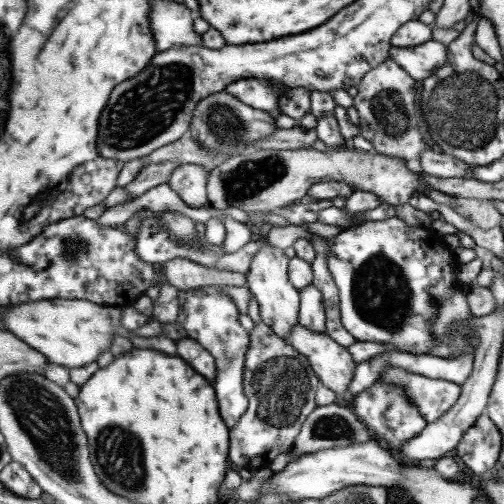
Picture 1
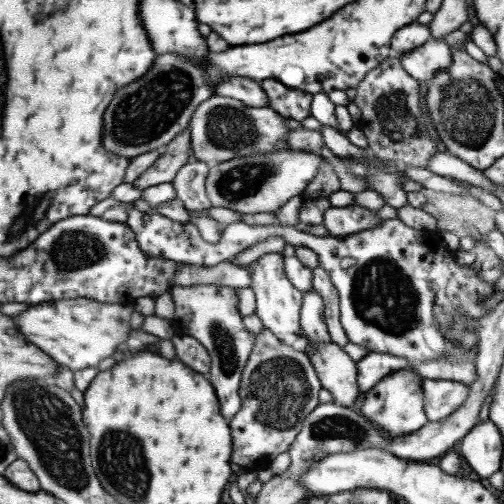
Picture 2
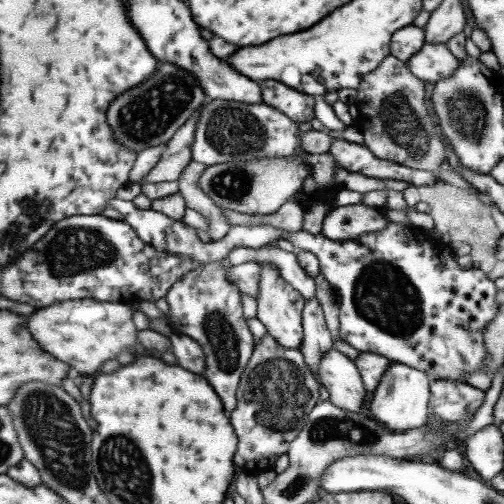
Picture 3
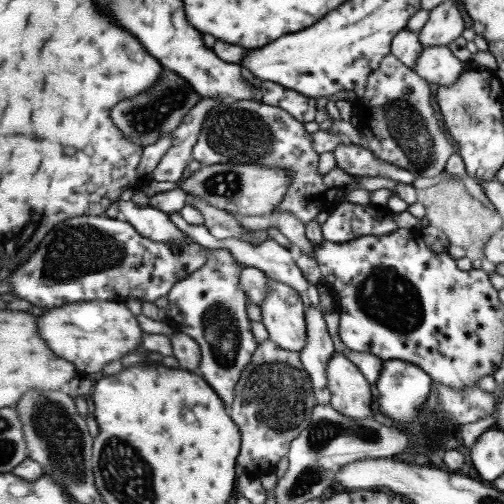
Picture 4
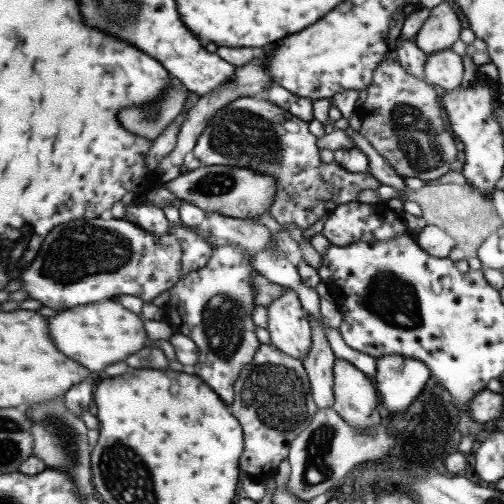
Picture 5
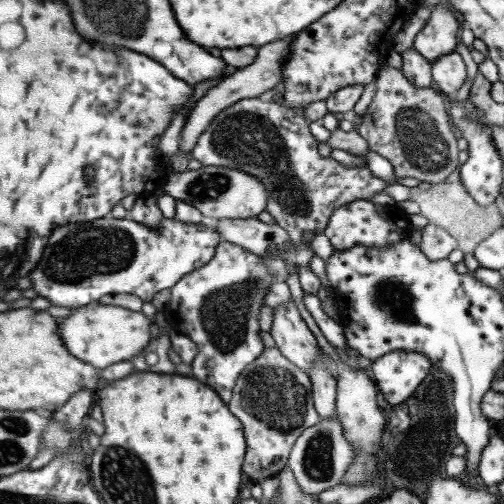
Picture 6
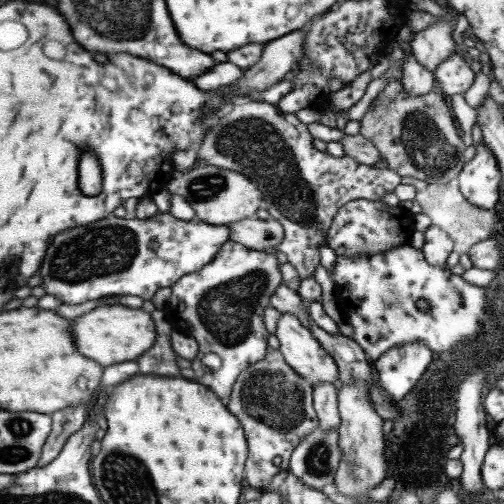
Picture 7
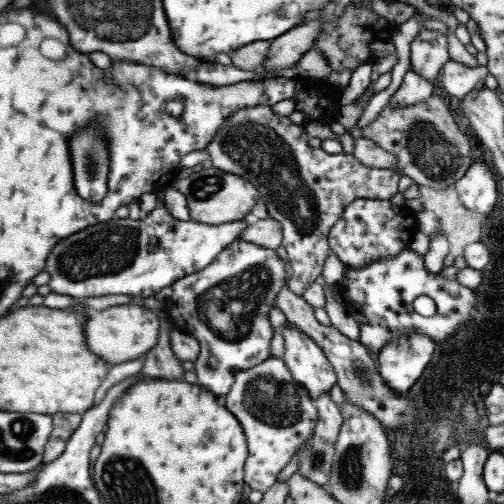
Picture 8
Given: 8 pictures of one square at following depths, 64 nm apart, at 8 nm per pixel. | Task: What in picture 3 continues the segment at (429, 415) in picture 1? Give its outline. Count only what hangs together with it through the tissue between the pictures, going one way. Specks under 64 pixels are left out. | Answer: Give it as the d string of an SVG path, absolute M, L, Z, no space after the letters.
M431 382L431 416L435 420L465 422L465 418L473 418L475 412L483 406L485 394L465 382Z

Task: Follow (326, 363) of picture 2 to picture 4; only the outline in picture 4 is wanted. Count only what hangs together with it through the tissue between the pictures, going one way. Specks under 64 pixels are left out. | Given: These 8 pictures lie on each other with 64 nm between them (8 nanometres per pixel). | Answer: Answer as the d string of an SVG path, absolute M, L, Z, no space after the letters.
M337 352L331 358L331 362L327 364L327 376L329 376L329 390L333 394L331 406L337 412L347 414L351 418L375 418L375 414L373 414L373 402L375 402L375 398L373 398L371 382L367 382L367 378L357 368L357 364L353 364L343 352Z

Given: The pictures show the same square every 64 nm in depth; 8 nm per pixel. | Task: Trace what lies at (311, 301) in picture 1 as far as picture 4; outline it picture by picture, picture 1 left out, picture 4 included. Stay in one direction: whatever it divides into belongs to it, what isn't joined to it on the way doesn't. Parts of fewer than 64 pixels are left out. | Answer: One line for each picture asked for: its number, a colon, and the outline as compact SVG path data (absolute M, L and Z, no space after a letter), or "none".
2: M317 290L305 292L305 300L303 300L303 332L307 334L307 338L311 338L313 344L333 342L325 310L327 310L325 300Z
3: M319 298L307 300L305 312L303 312L303 324L305 324L305 342L299 348L307 356L307 364L315 376L319 376L319 364L323 358L335 348L333 346L333 332L329 328L323 304Z
4: M309 306L307 308L307 330L309 330L309 344L301 352L303 364L307 368L307 374L311 376L311 382L315 384L317 394L317 406L329 406L331 404L331 390L329 390L329 376L327 376L327 364L337 354L335 342L331 332L327 330L321 306Z

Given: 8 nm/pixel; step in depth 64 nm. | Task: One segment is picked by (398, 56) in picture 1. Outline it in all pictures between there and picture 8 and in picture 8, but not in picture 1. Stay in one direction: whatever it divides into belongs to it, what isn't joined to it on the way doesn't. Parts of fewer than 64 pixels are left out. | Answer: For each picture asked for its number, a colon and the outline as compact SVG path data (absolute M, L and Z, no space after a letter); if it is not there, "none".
2: M431 40L425 46L421 46L419 50L413 50L409 54L401 54L399 56L405 64L405 70L421 80L421 82L431 82L433 76L437 76L437 72L447 70L453 62L451 58L451 46L447 46L443 40Z
3: M425 44L425 48L407 62L411 72L427 84L451 78L459 66L459 60L447 50L445 44Z
4: M433 46L425 48L415 72L419 72L433 86L453 86L463 68L465 62L455 58L447 46Z
5: M439 50L435 54L427 54L427 82L435 88L443 88L445 92L459 88L463 76L461 56L453 50Z
6: M451 52L431 62L431 78L441 90L441 94L455 96L455 92L465 84L467 78L467 70L461 62L461 56L457 52Z
7: M451 54L445 58L433 72L433 78L439 82L439 88L443 94L465 94L467 88L475 80L475 72L469 68L467 62L463 62L461 56Z
8: M445 62L439 76L437 76L437 86L443 88L445 94L451 96L451 102L457 98L465 98L477 84L479 80L483 80L487 76L489 70L485 70L483 66L477 68L467 68L459 62Z

